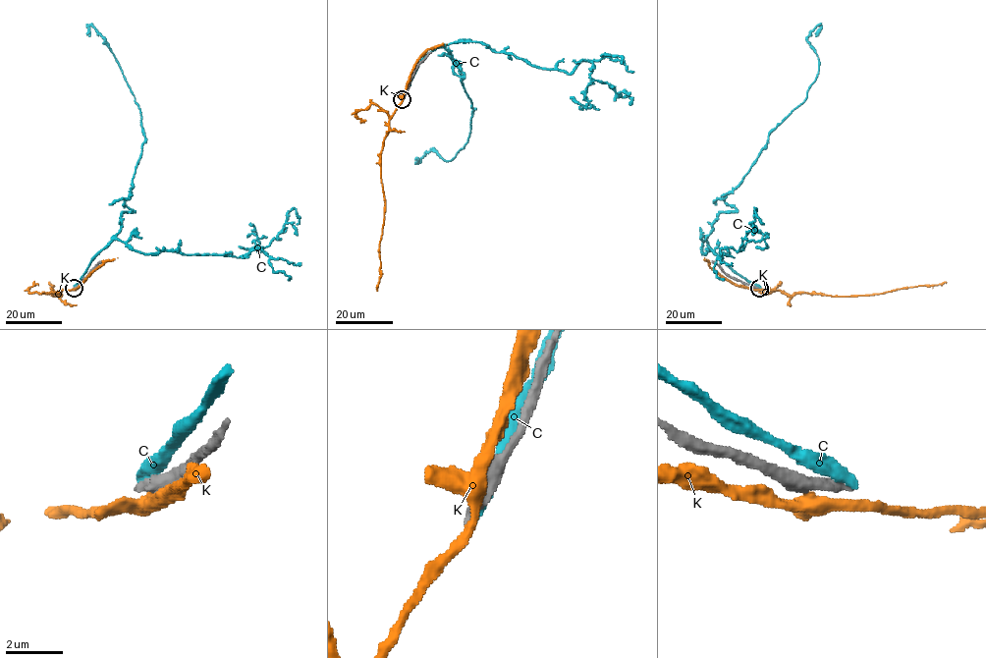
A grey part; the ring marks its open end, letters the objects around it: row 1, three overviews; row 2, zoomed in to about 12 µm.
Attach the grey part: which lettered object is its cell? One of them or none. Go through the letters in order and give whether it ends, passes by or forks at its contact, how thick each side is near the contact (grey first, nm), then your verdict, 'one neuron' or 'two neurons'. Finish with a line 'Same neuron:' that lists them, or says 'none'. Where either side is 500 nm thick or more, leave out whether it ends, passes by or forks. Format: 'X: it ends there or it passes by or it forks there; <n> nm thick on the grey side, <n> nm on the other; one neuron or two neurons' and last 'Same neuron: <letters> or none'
C: 440 nm thick on the grey side, 550 nm on the other; two neurons
K: it forks there; 480 nm thick on the grey side, 400 nm on the other; two neurons
Same neuron: none

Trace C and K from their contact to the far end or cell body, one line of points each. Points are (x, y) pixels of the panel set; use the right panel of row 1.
C: (758, 287), (706, 237), (737, 209), (725, 197), (768, 136), (804, 101), (815, 36)
K: (755, 288), (779, 290), (791, 295), (871, 295), (946, 282)

